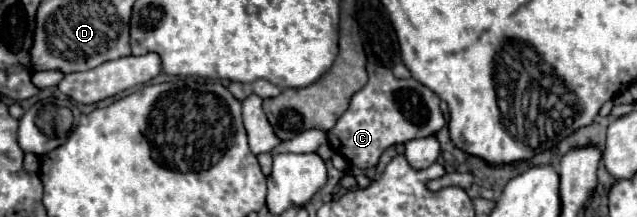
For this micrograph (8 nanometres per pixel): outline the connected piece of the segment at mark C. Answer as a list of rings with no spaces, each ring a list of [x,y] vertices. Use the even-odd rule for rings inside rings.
[[[369,64],[367,72],[369,82],[351,98],[347,112],[327,132],[331,148],[361,170],[375,168],[385,148],[393,144],[405,144],[415,138],[435,136],[445,126],[445,118],[439,108],[439,96],[431,88],[415,78],[399,80],[385,66]]]

